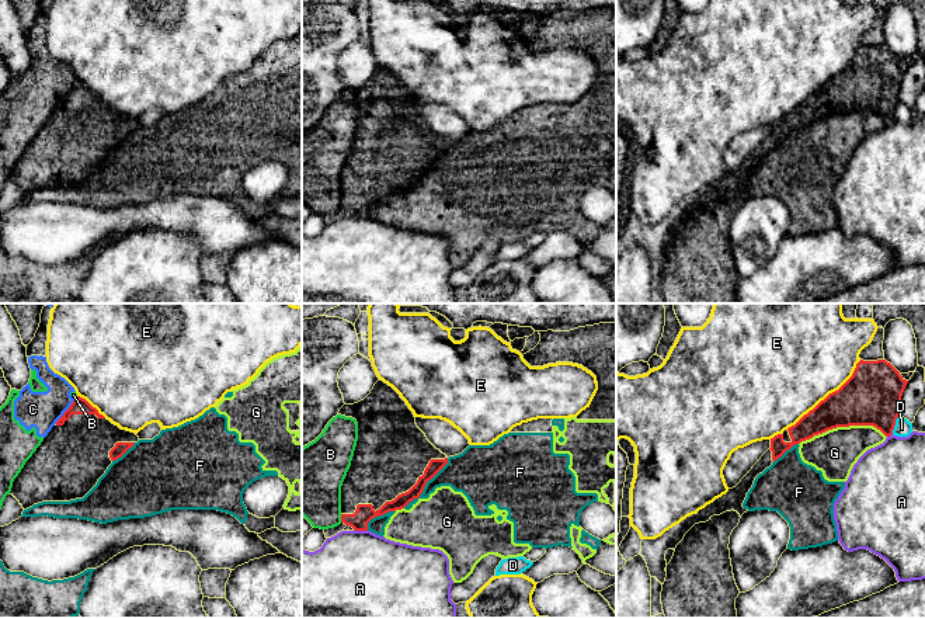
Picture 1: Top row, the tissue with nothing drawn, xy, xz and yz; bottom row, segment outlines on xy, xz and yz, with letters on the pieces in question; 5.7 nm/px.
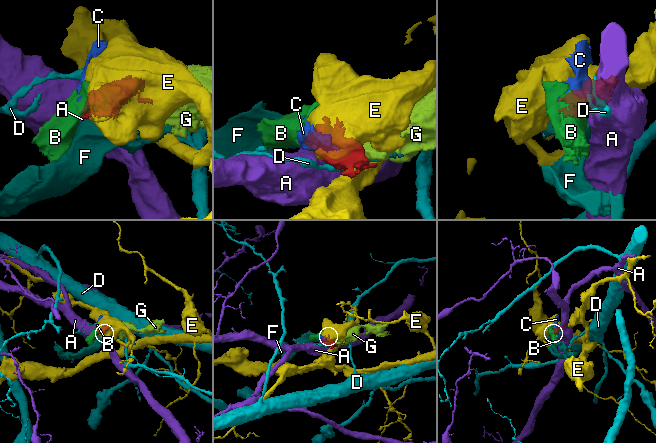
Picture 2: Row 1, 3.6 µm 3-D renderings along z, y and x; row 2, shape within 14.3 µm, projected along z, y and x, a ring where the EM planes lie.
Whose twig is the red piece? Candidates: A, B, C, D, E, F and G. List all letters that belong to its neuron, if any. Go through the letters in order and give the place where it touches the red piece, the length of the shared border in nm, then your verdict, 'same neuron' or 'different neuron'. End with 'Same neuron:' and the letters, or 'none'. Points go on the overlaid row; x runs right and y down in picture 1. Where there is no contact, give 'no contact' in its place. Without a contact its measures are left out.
A: xz (361, 530) | 80 nm | different neuron
B: xz (341, 518) | 50 nm | different neuron
C: xy (65, 412) | 180 nm | different neuron
D: yz (894, 424) | 120 nm | different neuron
E: yz (827, 396) | 600 nm | different neuron
F: xz (426, 483) | 380 nm | different neuron
G: yz (842, 426) | 500 nm | different neuron
Same neuron: none

